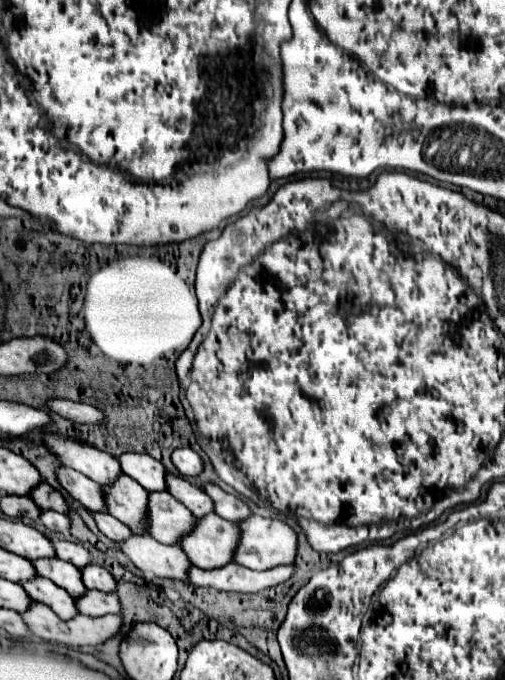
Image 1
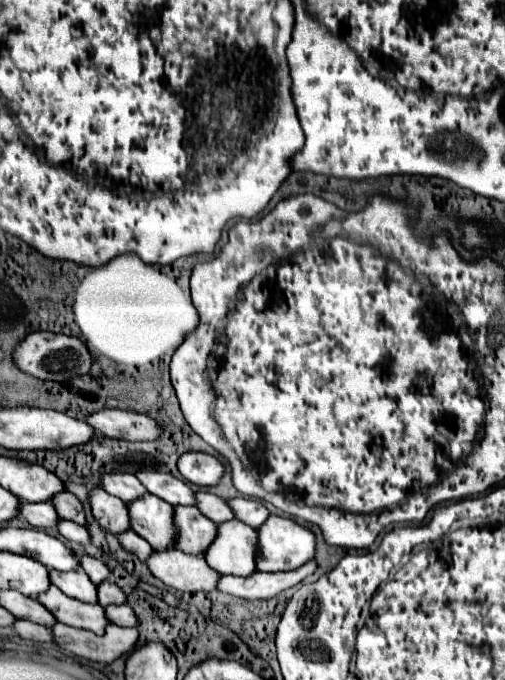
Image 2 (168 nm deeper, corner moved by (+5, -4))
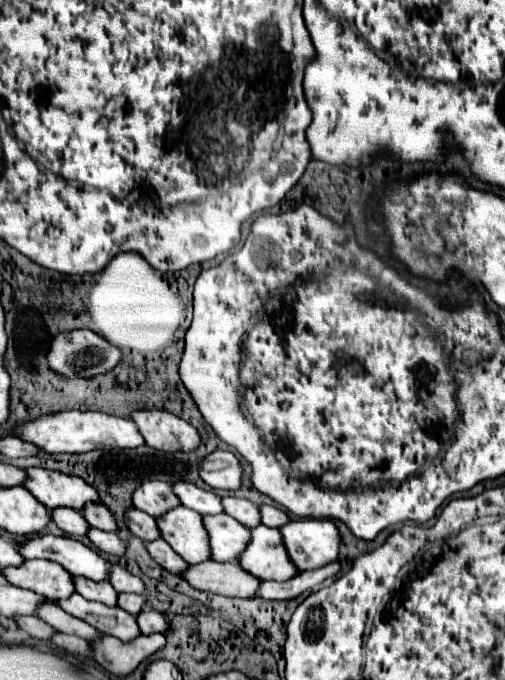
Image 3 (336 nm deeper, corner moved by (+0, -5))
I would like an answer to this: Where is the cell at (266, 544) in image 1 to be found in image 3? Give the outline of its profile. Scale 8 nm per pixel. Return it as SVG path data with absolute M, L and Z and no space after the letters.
M291 520L281 526L289 560L305 572L337 560L339 532L331 520Z

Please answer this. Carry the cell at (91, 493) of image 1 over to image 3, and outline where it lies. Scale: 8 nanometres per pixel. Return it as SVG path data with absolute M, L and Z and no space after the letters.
M129 508L129 514L125 514L125 524L127 524L129 532L141 540L157 540L159 538L155 518L137 508Z

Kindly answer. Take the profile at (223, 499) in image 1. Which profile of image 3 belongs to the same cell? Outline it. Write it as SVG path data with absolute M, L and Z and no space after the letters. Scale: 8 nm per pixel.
M261 504L259 506L259 514L261 514L261 524L265 524L269 528L281 528L283 524L289 522L289 516L283 510L279 510L277 506Z

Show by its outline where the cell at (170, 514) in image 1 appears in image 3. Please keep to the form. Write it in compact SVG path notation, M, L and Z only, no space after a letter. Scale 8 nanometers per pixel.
M227 514L203 516L203 522L209 534L211 558L217 562L235 562L249 542L249 528L241 526Z

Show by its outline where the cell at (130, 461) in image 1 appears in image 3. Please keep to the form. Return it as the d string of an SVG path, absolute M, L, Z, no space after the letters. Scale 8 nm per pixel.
M175 482L173 486L173 494L177 494L179 502L185 508L191 508L199 514L221 514L221 498L217 498L213 492L207 492L203 488L197 488L191 482Z

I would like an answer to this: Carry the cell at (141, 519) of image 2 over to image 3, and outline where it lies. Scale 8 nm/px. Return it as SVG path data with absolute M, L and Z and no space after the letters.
M177 506L177 510L169 510L169 514L157 518L157 528L161 530L161 538L169 542L185 562L199 564L209 560L209 536L203 528L201 514Z

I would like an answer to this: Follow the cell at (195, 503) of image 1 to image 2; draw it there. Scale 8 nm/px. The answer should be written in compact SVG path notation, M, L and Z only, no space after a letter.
M200 491L200 493L196 493L196 499L198 499L198 505L196 505L196 507L198 507L204 515L208 515L212 521L220 523L220 521L230 521L230 519L234 519L234 511L230 509L230 505L228 505L222 497Z

